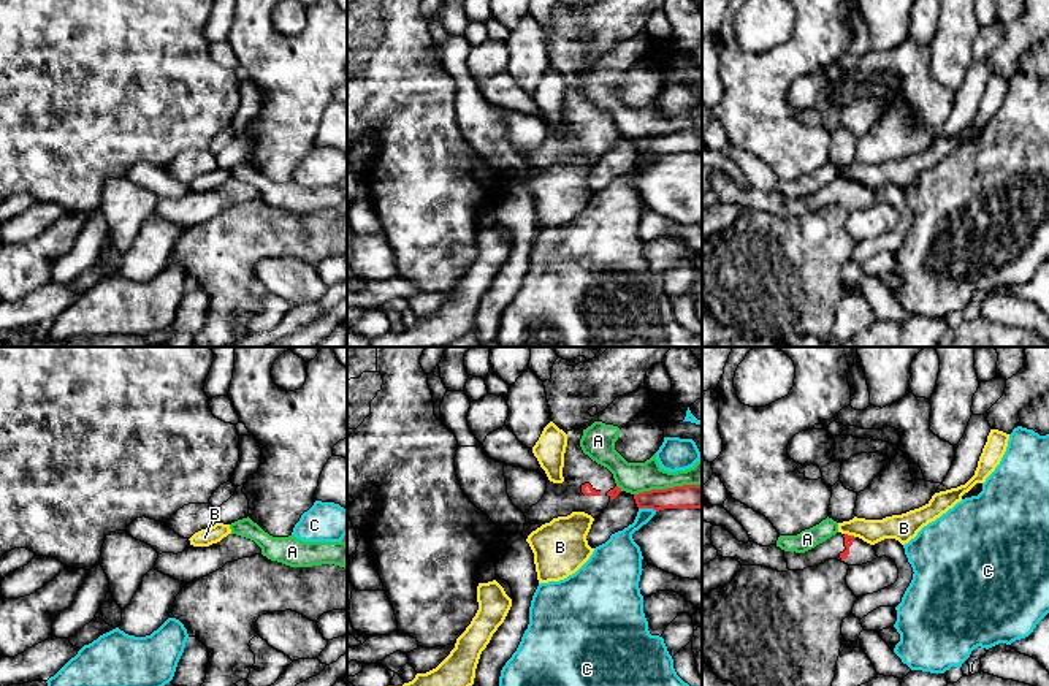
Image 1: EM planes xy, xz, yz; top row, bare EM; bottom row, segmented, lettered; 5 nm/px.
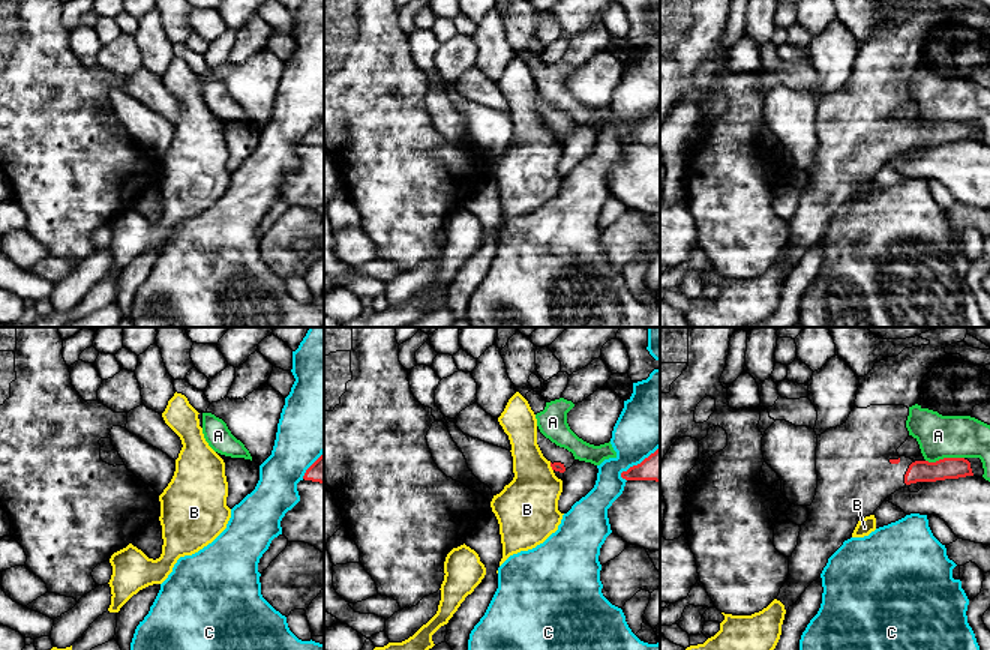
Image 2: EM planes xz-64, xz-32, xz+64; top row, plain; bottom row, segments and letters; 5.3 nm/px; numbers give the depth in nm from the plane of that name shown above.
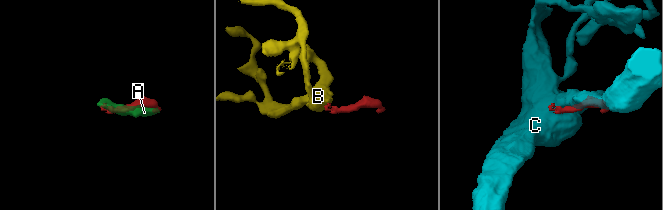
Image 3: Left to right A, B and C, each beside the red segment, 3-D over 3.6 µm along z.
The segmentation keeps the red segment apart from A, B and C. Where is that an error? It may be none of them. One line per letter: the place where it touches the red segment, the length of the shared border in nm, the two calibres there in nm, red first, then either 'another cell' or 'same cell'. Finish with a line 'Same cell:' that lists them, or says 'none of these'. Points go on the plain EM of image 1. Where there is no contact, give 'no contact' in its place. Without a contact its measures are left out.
A: xz (667, 133) | 360 nm | 130/160 nm | another cell
B: yz (850, 181) | 60 nm | 50/130 nm | another cell
C: xz (648, 152) | 100 nm | 130/150 nm | another cell
Same cell: none of these

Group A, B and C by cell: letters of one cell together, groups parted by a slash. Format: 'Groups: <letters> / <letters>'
Groups: A / B / C

